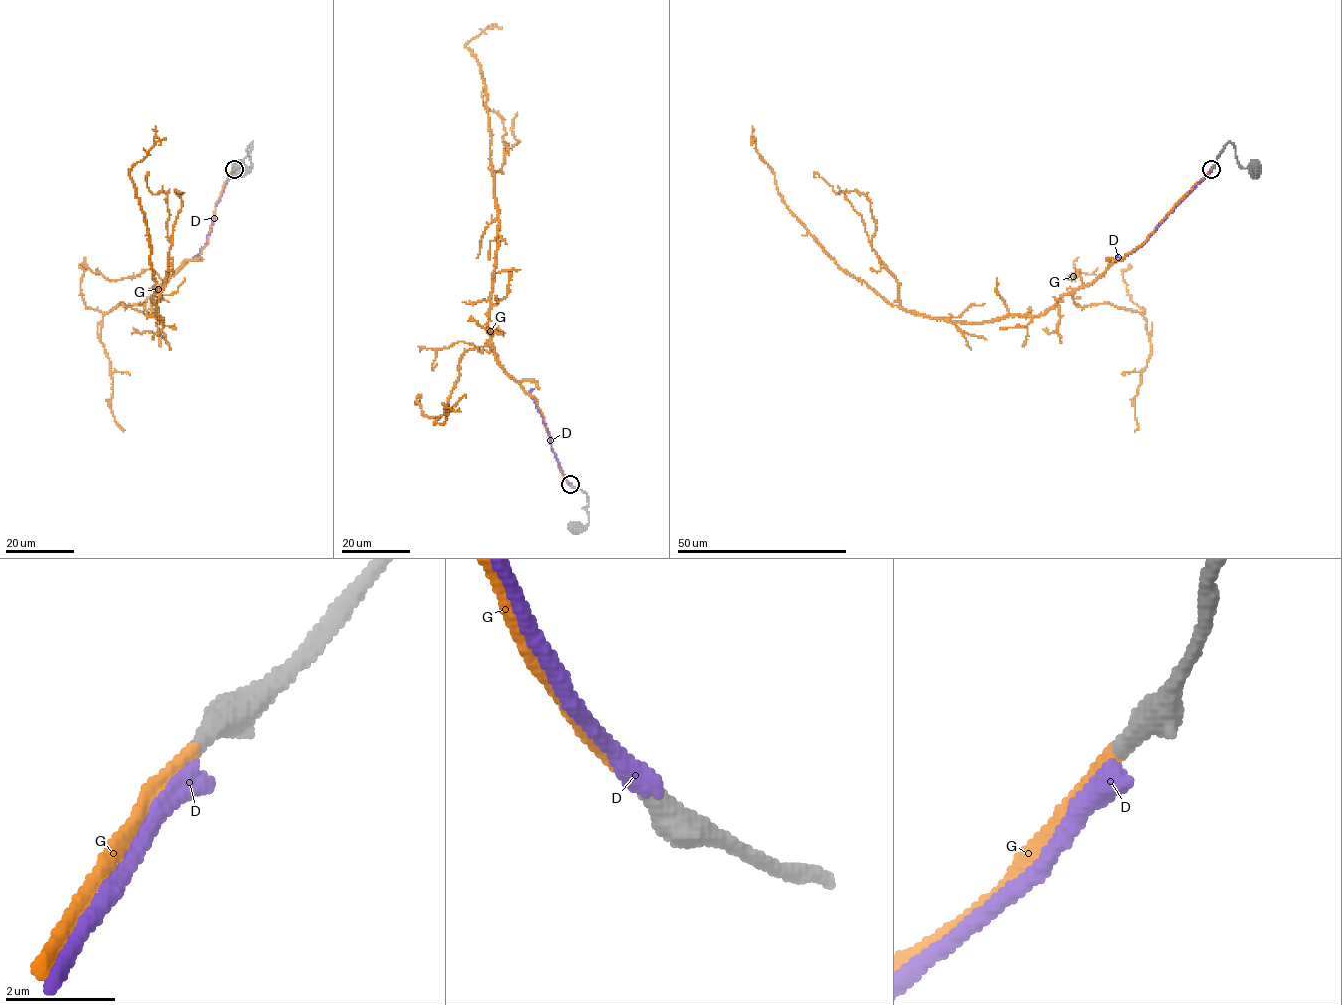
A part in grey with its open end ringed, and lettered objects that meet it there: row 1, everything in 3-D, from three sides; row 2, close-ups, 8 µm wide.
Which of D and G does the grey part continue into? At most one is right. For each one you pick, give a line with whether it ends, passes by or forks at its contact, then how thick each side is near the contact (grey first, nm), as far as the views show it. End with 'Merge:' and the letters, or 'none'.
G: It ends there. Thickness 440 nm (grey) against 280 nm
Merge: G

